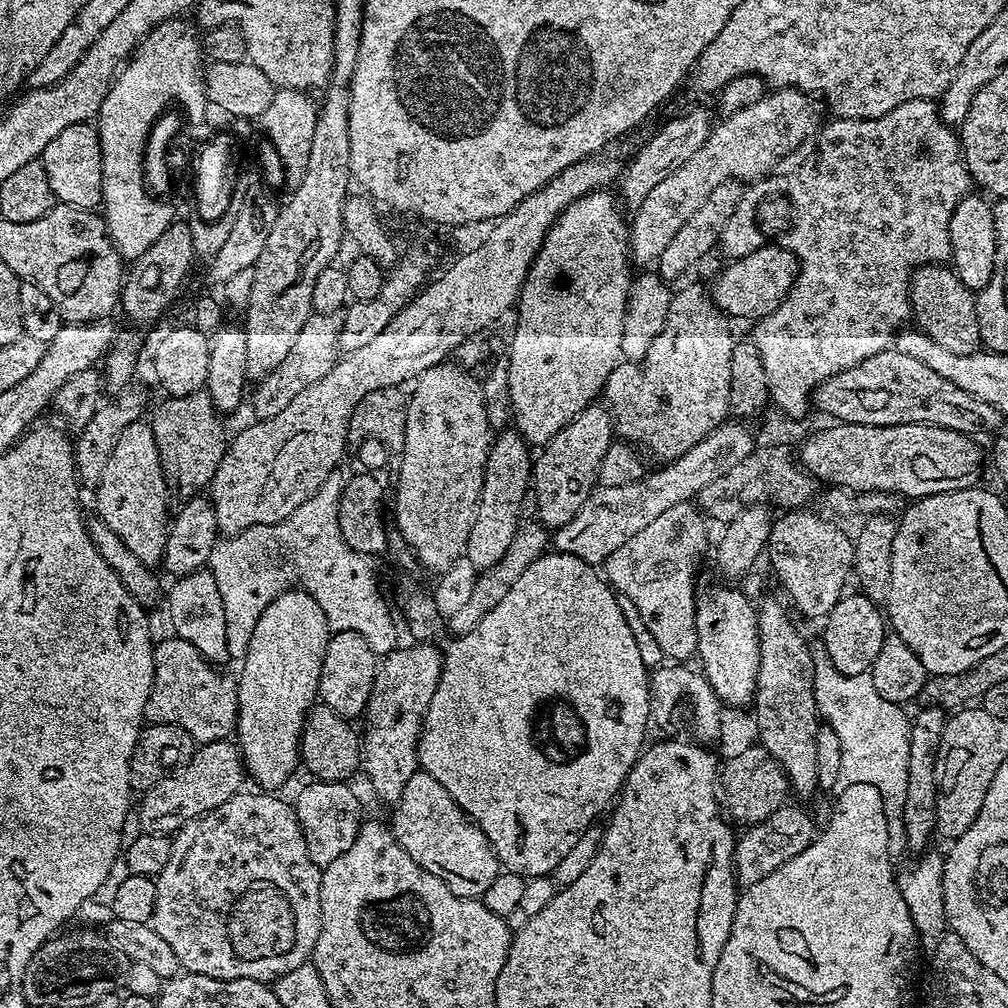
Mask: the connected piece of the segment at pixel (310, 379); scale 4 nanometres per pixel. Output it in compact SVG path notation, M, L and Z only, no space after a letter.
M313 314L308 317L302 330L298 330L298 338L294 338L294 346L290 346L290 354L286 354L286 358L282 358L282 362L276 369L255 385L256 393L253 396L251 393L250 404L252 400L252 412L256 420L274 418L274 414L279 414L281 410L286 410L286 406L290 406L290 398L302 394L306 386L314 386L318 378L326 378L326 374L338 359L336 343L340 332L340 321L339 315Z

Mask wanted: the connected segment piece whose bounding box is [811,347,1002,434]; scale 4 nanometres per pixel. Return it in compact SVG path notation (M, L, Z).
M895 347L874 354L874 358L866 358L866 362L858 362L858 366L850 366L850 370L842 370L826 378L826 382L818 385L812 393L811 403L815 411L817 408L825 412L841 424L933 424L972 434L975 428L980 432L995 433L995 428L1002 423L1000 412L990 406L990 402L982 402L982 398L974 398L974 394L954 386L954 382L946 382L942 374L930 370L930 366L918 362L918 358L896 351Z

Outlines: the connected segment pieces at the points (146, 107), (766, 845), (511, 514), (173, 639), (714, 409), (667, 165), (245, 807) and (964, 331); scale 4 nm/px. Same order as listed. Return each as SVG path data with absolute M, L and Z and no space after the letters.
M173 18L159 24L117 72L100 107L98 131L102 150L102 215L110 238L121 257L128 262L146 254L146 250L158 242L162 230L174 223L171 206L149 193L142 183L138 150L140 140L144 140L144 132L148 132L148 120L160 112L160 104L164 104L168 96L176 96L176 100L192 104L192 116L196 116L196 120L206 120L209 115L210 101L200 68L202 40L197 29L189 24L184 18Z
M785 806L774 810L770 818L757 824L747 825L739 833L732 859L732 867L736 870L737 885L747 886L754 882L762 882L766 874L774 874L774 870L778 870L778 866L786 866L790 858L798 858L798 854L802 854L802 850L806 850L806 846L810 846L816 839L818 824L816 828L811 814L792 807Z
M505 430L491 441L484 467L480 501L474 514L474 526L470 526L470 538L466 542L464 556L466 560L483 570L501 561L502 554L514 539L516 527L522 523L519 516L522 498L530 489L532 482L533 453L528 453L530 446L523 440L519 432Z
M168 634L161 644L159 641L153 647L152 653L154 654L154 678L152 679L150 698L144 707L144 720L148 724L178 726L189 732L197 745L229 739L233 735L236 715L240 709L236 704L238 702L236 680L233 677L223 676L217 665L202 658L202 654L198 654L198 650L194 650L194 646L190 646L190 642L186 642L175 634Z
M700 284L673 291L670 310L666 314L666 326L644 359L636 362L621 362L604 383L603 403L612 415L615 435L637 449L657 456L660 462L678 459L692 446L698 445L717 426L730 416L730 362L734 337L728 329L729 317L712 301L709 289Z
M692 108L689 112L684 112L681 116L666 121L661 126L660 132L654 133L638 149L636 157L623 169L622 179L618 184L621 192L619 195L622 197L623 203L627 207L629 204L629 209L635 210L642 202L642 198L646 198L646 194L650 194L650 190L654 190L654 186L658 186L658 182L662 182L662 178L674 174L674 170L678 170L678 166L685 164L702 147L708 135L712 133L713 127L714 119L712 120L711 114L704 108Z
M241 790L222 806L214 806L201 816L190 818L171 837L172 849L170 850L170 862L162 866L159 876L155 877L156 897L154 898L154 914L151 925L158 934L162 934L162 942L174 950L174 958L178 958L181 969L184 972L202 974L206 978L218 978L219 980L237 980L238 978L250 978L251 980L275 981L277 976L294 970L294 966L302 966L309 963L314 946L318 942L318 930L320 929L320 878L321 865L315 864L308 856L306 844L302 838L300 823L296 817L296 809L291 803L279 800L279 795L269 794L264 790L248 792Z
M925 264L923 268L916 269L912 274L910 299L915 327L934 338L938 346L943 346L954 354L970 354L981 347L976 293L956 277L951 267Z

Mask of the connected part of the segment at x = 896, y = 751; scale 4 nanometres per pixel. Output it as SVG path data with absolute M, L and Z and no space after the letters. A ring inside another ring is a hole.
M823 646L812 648L814 662L814 698L816 711L832 727L836 740L840 743L838 766L846 766L848 762L864 762L872 770L870 780L888 780L888 772L900 780L904 776L904 752L910 754L909 717L904 717L905 709L894 702L886 702L878 690L874 690L874 682L869 673L847 676L839 672L830 662Z

